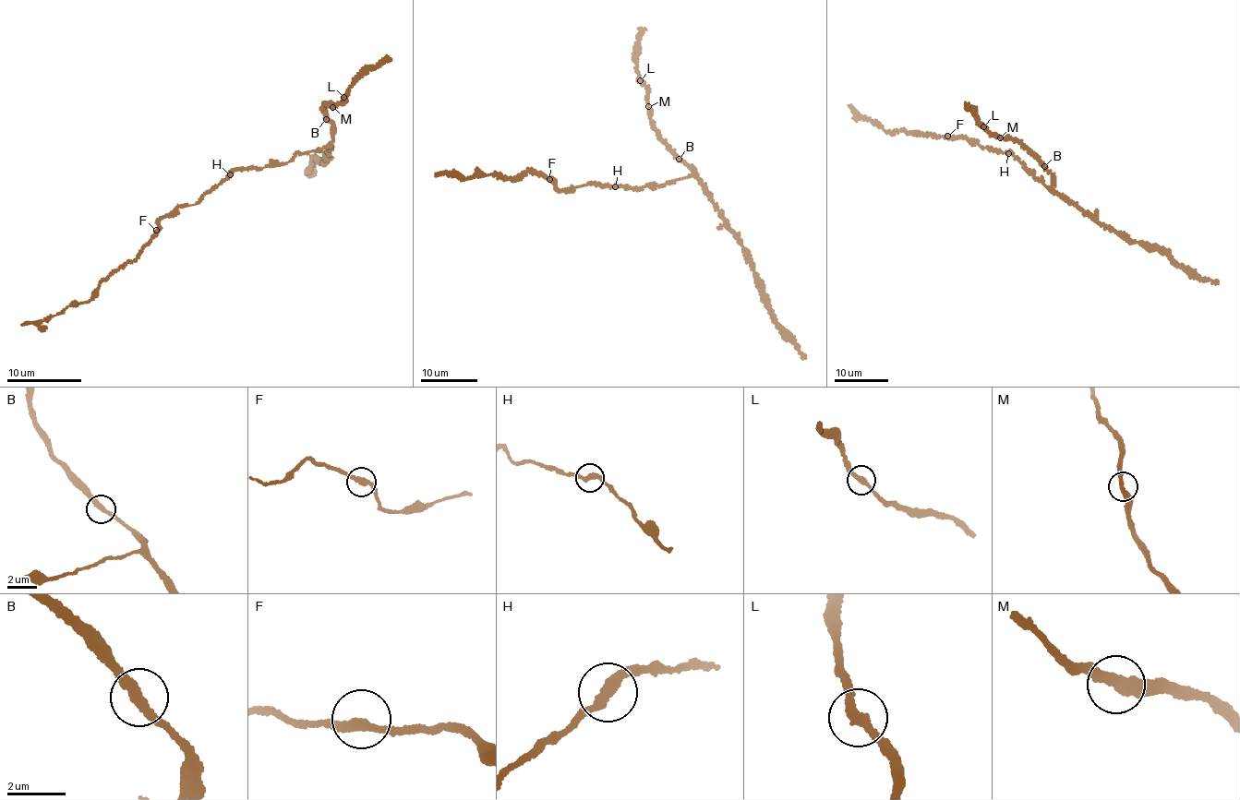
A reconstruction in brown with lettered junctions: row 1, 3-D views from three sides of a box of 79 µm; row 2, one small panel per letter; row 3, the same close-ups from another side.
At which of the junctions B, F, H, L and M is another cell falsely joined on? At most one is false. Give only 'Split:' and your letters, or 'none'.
Split: none

